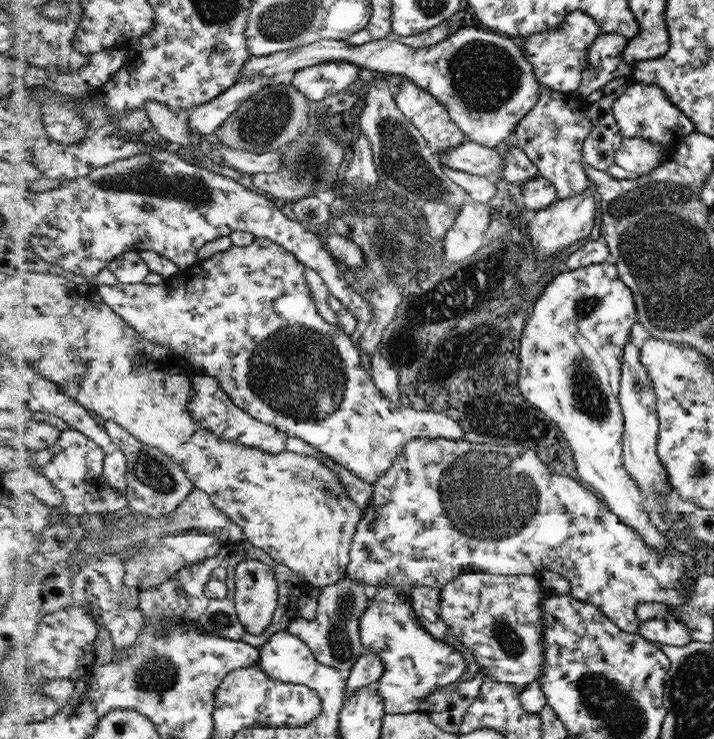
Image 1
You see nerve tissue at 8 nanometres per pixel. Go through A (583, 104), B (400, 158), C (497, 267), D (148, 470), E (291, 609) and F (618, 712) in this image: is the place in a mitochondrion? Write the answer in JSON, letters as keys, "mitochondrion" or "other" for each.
{"A":"other","B":"mitochondrion","C":"other","D":"mitochondrion","E":"other","F":"mitochondrion"}

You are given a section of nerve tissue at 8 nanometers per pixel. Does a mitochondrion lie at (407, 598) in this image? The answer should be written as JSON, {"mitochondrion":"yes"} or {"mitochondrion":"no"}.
{"mitochondrion":"no"}

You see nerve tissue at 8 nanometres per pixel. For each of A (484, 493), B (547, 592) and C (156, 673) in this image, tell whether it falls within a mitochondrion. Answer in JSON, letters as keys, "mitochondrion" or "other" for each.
{"A":"mitochondrion","B":"other","C":"mitochondrion"}

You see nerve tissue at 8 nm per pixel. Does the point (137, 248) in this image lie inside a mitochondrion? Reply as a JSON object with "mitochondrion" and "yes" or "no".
{"mitochondrion":"no"}

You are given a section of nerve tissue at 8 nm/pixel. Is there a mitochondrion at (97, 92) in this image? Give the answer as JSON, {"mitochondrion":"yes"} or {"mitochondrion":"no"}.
{"mitochondrion":"no"}

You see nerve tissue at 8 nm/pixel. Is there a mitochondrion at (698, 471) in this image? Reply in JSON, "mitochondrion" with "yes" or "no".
{"mitochondrion":"yes"}

